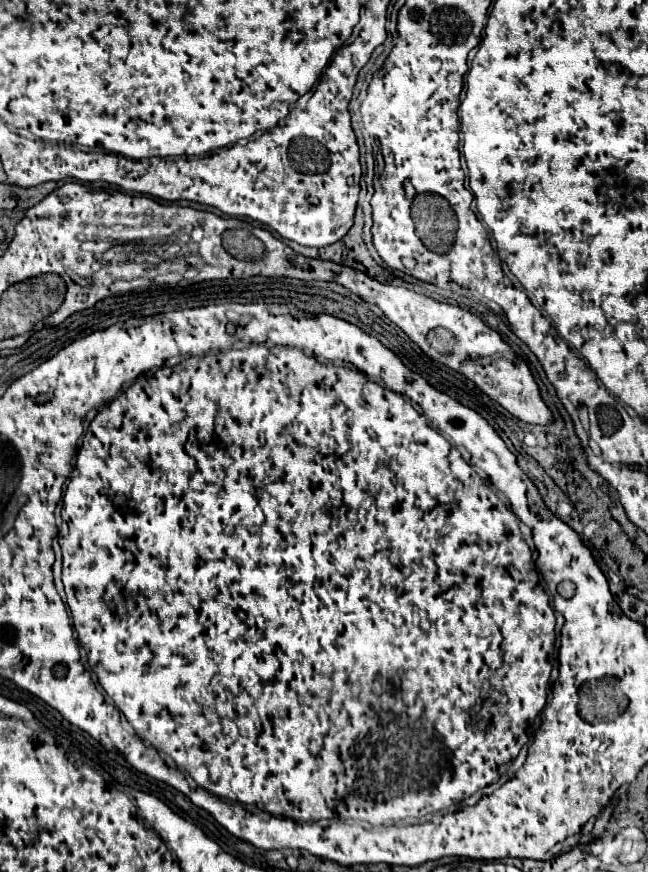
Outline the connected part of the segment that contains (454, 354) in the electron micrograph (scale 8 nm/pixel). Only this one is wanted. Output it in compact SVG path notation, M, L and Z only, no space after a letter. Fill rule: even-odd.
M373 284L375 290L375 304L385 312L385 316L395 322L427 356L433 360L461 372L469 380L473 380L487 396L497 400L507 412L517 416L523 422L529 424L541 424L549 426L553 424L553 412L547 408L539 394L539 386L523 358L519 358L505 342L503 338L483 324L481 318L475 314L451 306L435 302L433 298L415 294L405 288L393 288L389 284ZM437 328L447 330L443 340L439 344L427 342L429 332L435 332Z

